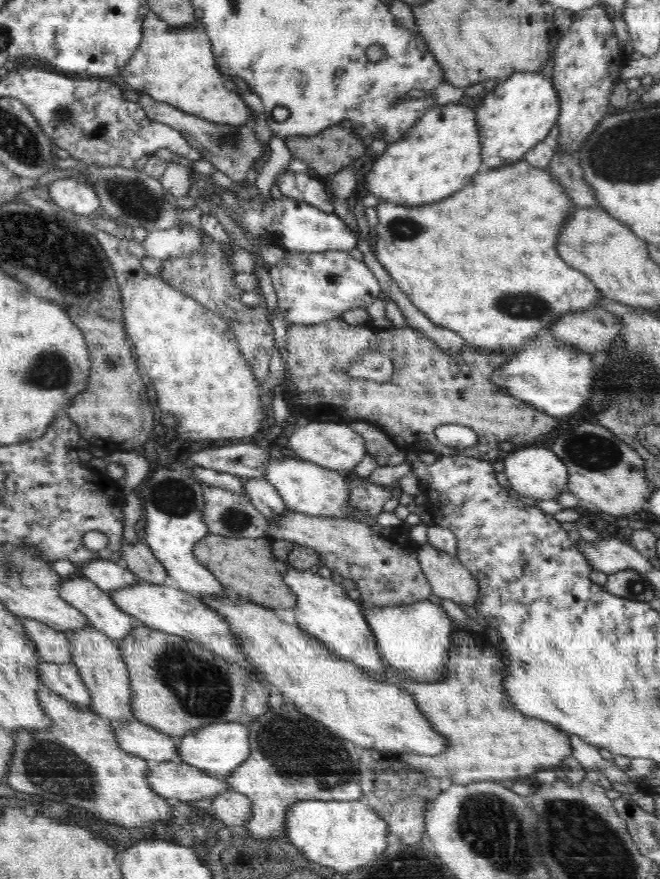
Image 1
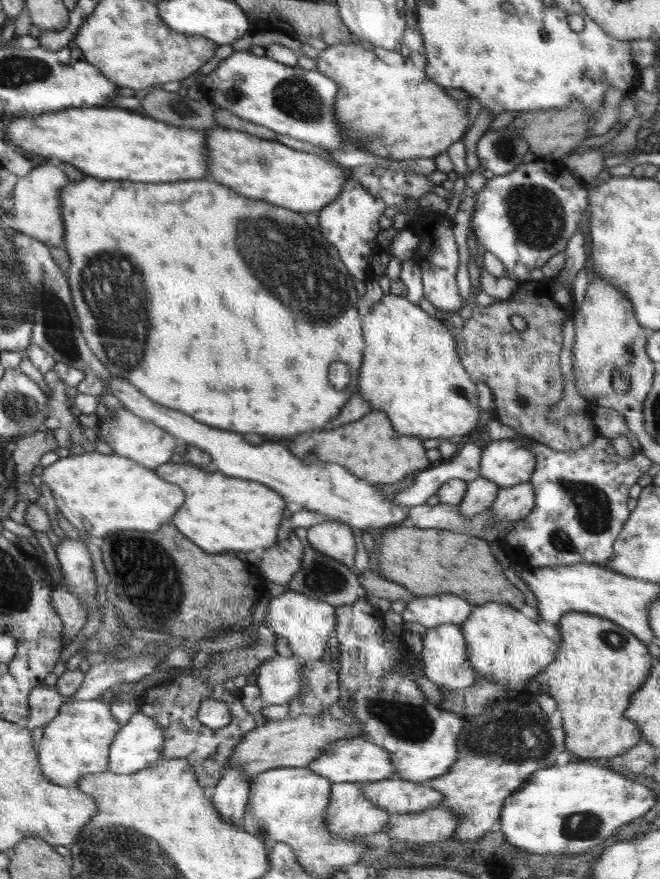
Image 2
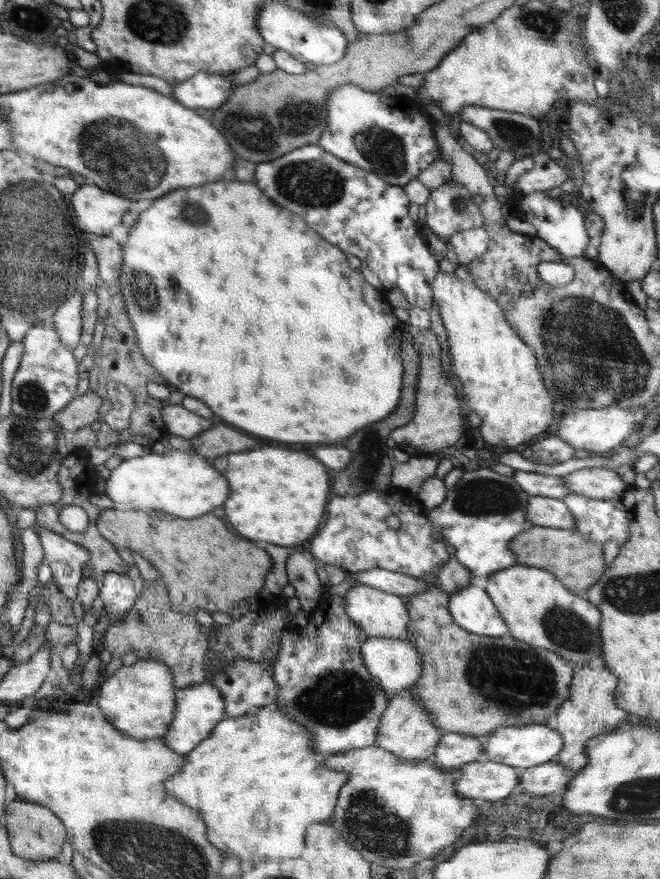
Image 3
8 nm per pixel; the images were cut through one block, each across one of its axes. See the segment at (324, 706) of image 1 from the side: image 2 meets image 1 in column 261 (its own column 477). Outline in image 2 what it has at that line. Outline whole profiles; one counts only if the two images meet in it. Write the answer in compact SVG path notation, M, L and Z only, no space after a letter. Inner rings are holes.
M489 602L473 607L462 625L466 639L466 654L474 671L494 683L522 690L528 682L556 660L559 646L546 637L536 620L530 620L507 604Z

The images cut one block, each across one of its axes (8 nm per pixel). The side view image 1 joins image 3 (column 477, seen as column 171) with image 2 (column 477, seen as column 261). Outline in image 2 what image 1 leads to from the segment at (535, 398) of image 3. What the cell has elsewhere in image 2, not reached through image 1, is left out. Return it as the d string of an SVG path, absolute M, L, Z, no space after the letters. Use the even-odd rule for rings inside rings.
M388 292L368 314L362 315L361 327L366 346L363 350L358 390L362 390L360 395L370 401L372 410L384 411L388 415L396 432L402 435L412 434L422 439L442 440L460 436L465 440L472 430L476 430L481 409L476 389L478 383L470 378L459 360L457 333L442 316L430 317L420 305Z

